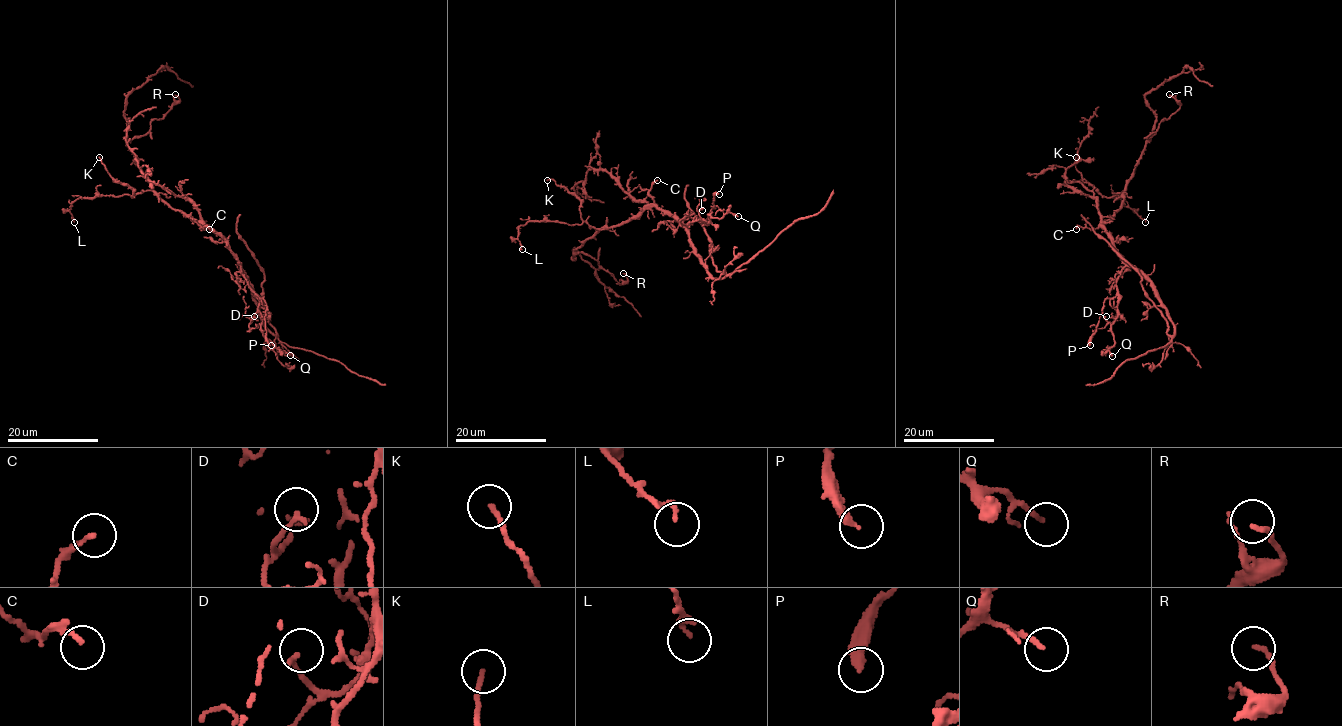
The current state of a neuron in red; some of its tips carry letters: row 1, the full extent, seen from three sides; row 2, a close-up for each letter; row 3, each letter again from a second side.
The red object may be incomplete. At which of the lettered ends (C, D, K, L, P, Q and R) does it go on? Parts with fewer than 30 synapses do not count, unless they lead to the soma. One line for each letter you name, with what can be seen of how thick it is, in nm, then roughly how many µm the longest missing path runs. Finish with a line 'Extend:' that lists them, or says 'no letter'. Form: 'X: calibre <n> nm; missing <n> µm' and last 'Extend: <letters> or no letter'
Extend: no letter

